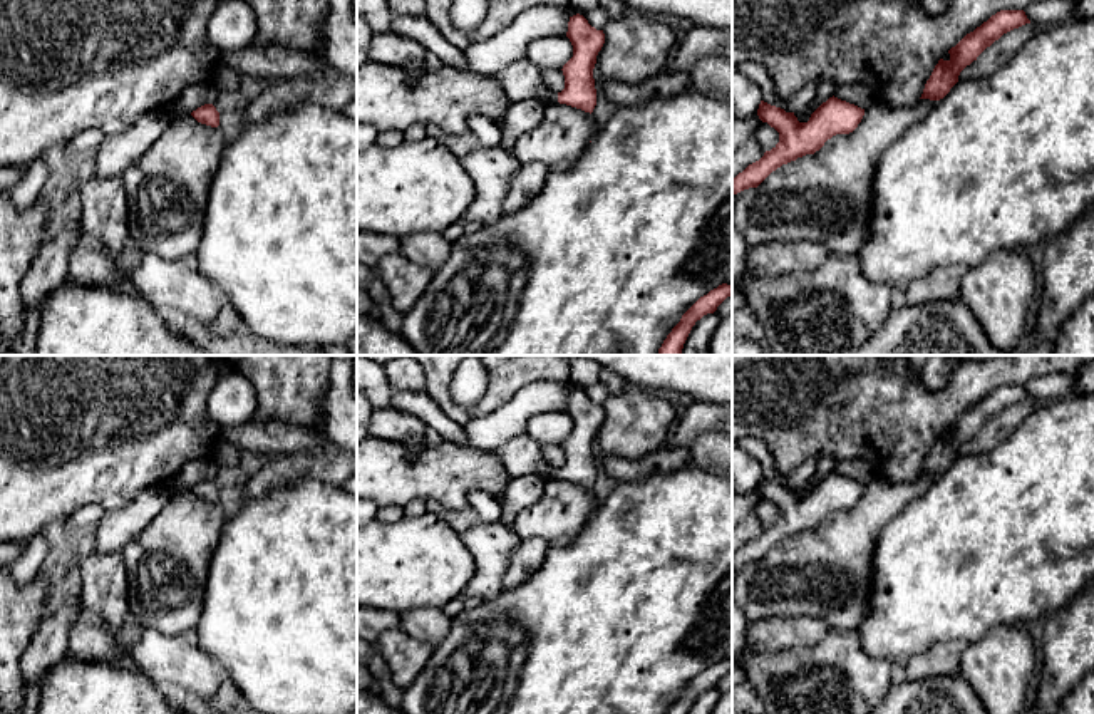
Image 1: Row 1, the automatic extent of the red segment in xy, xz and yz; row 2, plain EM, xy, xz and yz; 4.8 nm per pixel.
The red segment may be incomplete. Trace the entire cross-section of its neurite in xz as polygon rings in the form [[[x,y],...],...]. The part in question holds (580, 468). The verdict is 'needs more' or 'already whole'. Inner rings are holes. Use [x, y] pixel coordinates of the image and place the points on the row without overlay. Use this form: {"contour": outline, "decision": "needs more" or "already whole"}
{"contour": [[[576,389],[570,392],[566,412],[573,421],[573,432],[561,444],[565,464],[553,468],[543,458],[544,473],[550,478],[566,479],[591,489],[596,481],[593,444],[596,431],[605,419],[605,409],[591,402],[583,391]]], "decision": "needs more"}

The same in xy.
{"contour": [[[204,479],[191,488],[191,491],[206,501],[218,503],[219,501],[219,488],[213,479]]], "decision": "already whole"}

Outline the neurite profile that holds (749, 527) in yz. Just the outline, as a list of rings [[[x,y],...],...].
[[[747,513],[734,528],[732,528],[732,555],[742,548],[749,540],[759,536],[764,531],[764,525],[759,521],[756,513]]]

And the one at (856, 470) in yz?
[[[861,459],[838,461],[834,473],[846,476],[849,479],[854,479],[861,484],[866,484],[873,478],[873,473],[871,473],[868,463],[861,461]]]

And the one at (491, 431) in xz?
[[[531,382],[503,407],[462,426],[462,431],[472,448],[494,451],[514,436],[526,432],[533,416],[566,411],[573,391],[576,387],[571,382]]]

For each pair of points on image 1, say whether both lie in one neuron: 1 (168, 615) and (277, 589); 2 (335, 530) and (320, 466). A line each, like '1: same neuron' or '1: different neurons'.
1: different neurons
2: different neurons

